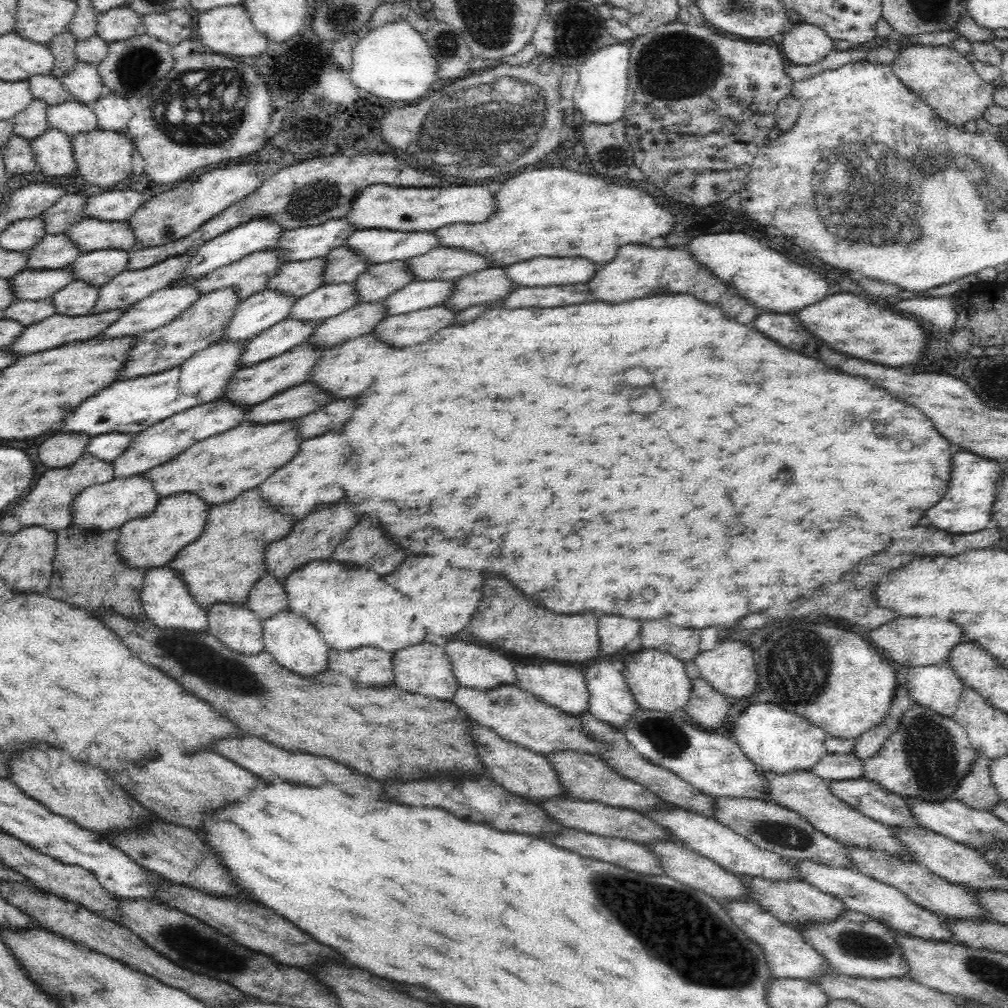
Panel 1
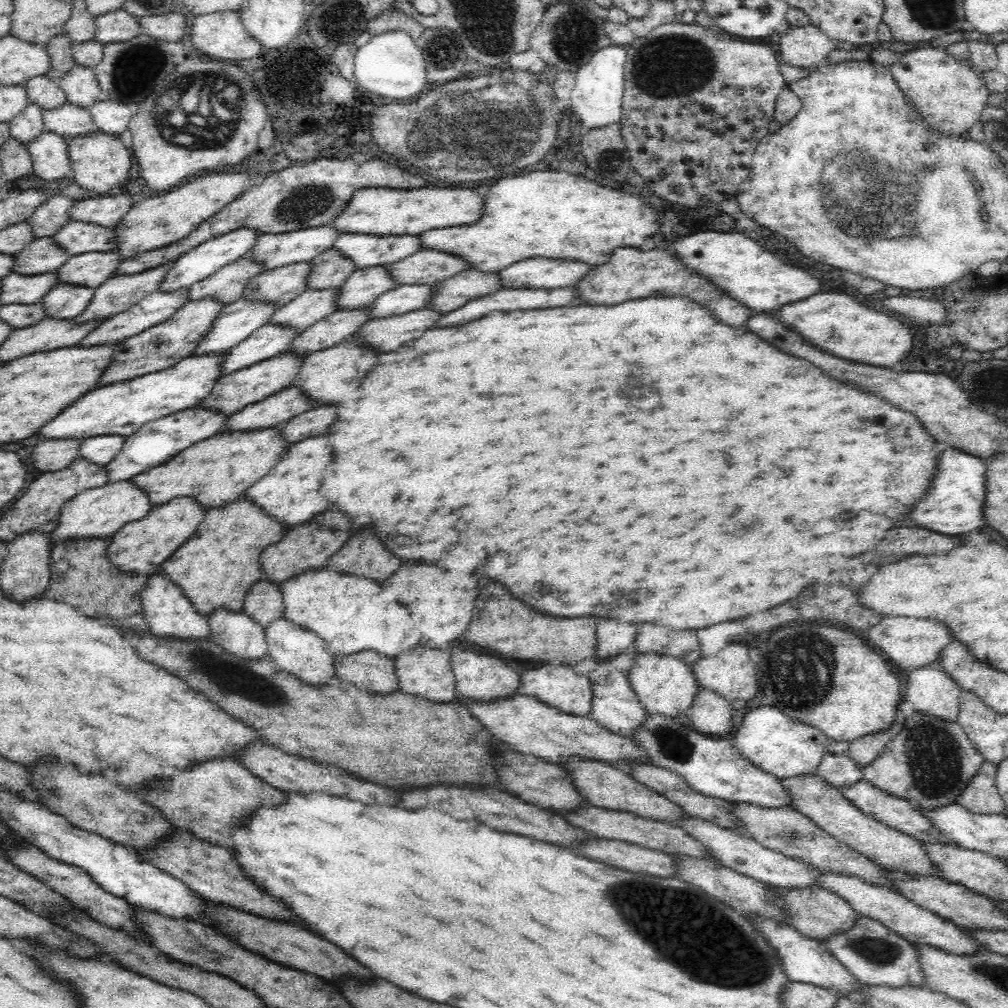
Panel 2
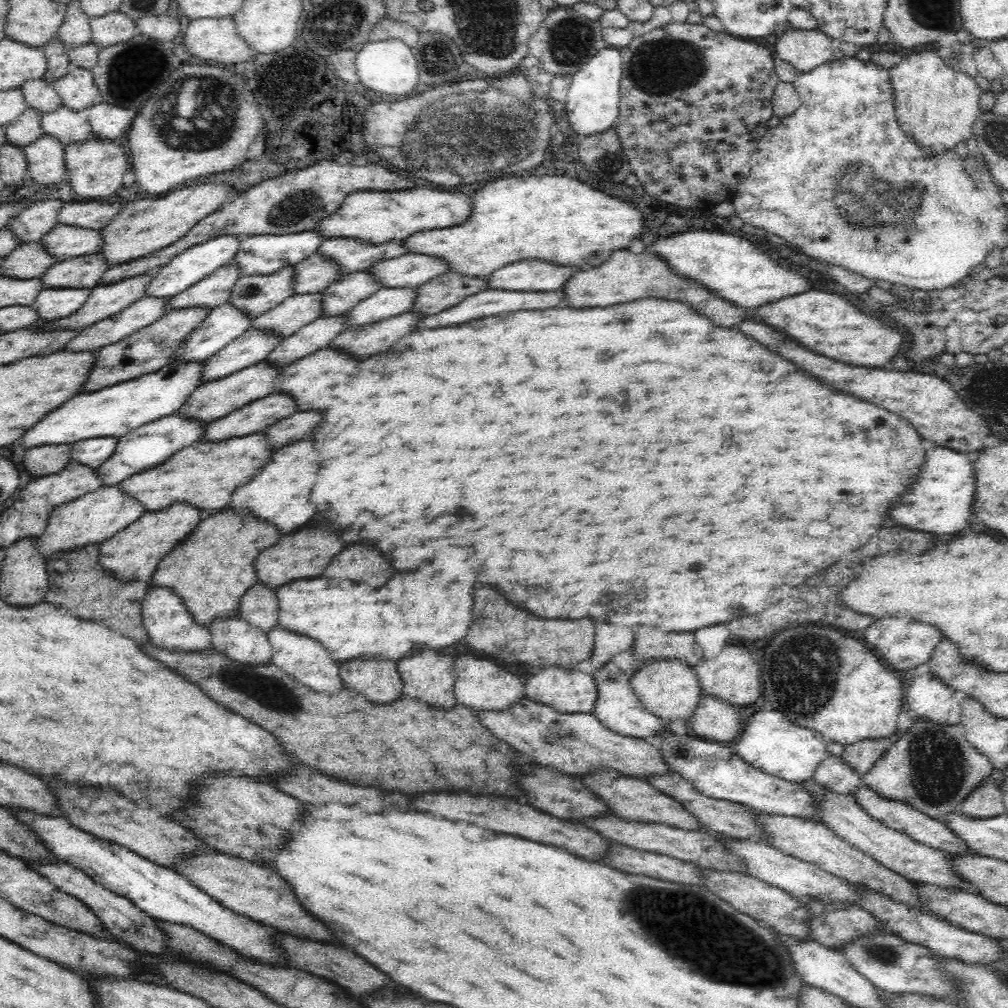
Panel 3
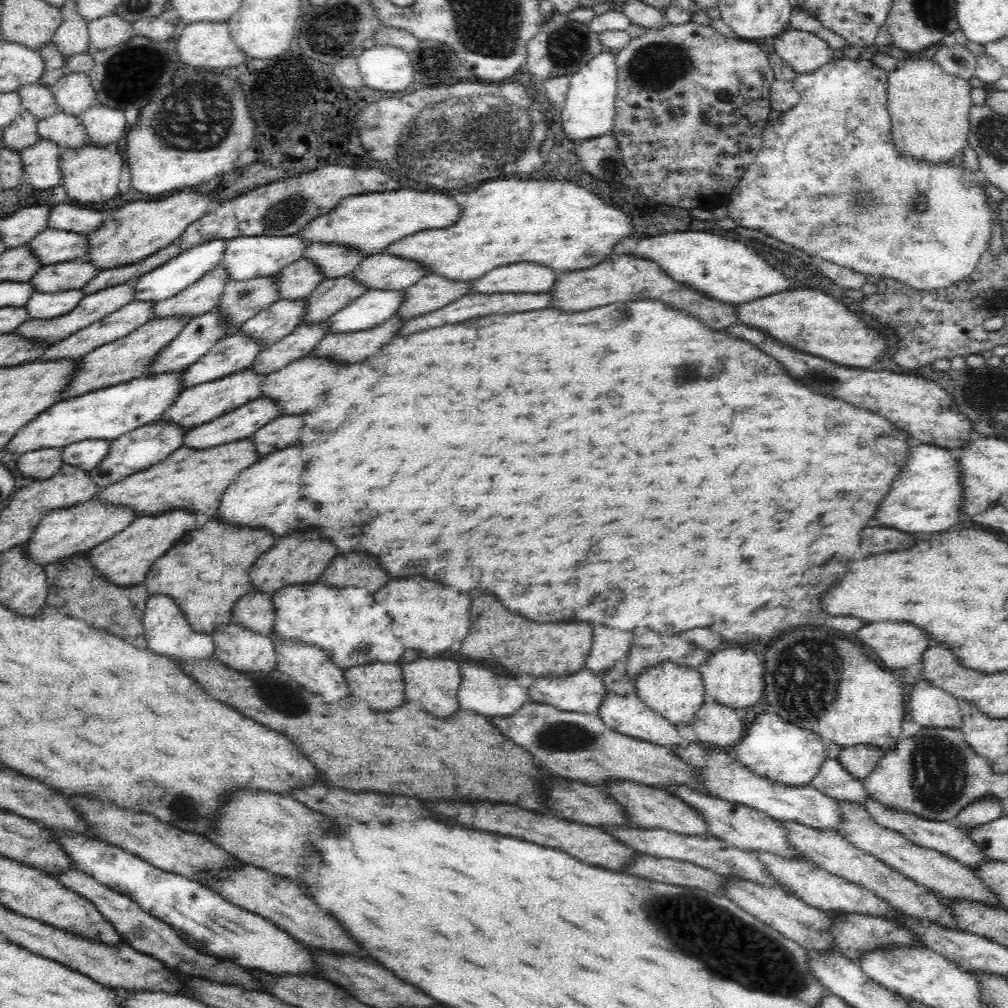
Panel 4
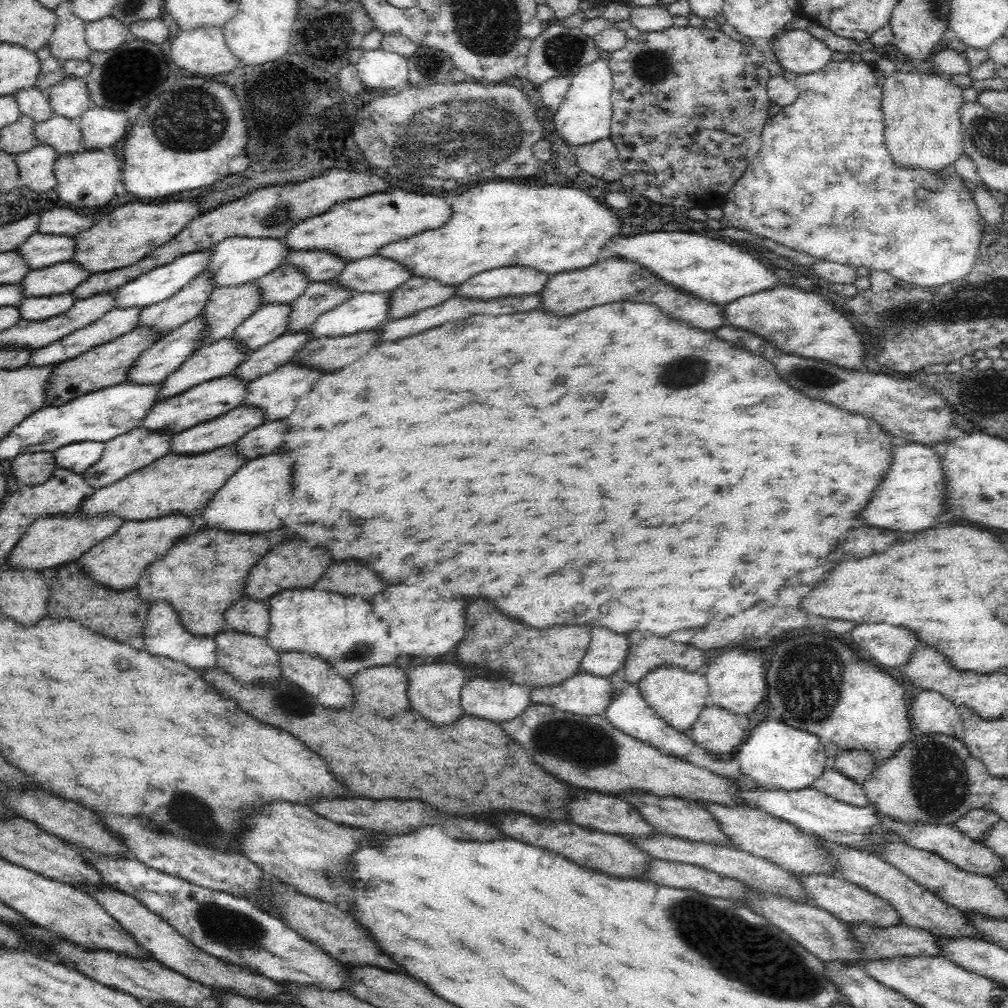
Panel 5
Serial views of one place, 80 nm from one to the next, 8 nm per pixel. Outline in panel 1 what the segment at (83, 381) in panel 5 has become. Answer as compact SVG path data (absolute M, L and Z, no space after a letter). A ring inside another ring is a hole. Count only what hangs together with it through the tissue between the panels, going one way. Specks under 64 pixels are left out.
M226 286L202 294L198 301L170 324L138 335L135 347L130 351L128 362L119 374L119 380L171 370L187 361L199 350L218 343L227 331L235 308L241 302L239 290L235 286Z

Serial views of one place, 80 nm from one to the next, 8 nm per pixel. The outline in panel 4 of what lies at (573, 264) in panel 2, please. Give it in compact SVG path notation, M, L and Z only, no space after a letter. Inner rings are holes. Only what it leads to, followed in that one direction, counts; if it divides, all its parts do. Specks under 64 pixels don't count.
M518 262L512 266L502 266L486 276L471 283L471 292L492 294L492 292L548 292L556 282L554 272L540 264L532 262Z

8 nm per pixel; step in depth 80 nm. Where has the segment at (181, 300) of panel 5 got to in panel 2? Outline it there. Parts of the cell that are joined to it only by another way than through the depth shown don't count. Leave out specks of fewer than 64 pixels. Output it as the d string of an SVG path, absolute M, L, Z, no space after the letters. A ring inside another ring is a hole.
M246 255L192 284L189 287L189 298L198 300L211 296L226 303L240 300L248 282L266 271L259 262Z

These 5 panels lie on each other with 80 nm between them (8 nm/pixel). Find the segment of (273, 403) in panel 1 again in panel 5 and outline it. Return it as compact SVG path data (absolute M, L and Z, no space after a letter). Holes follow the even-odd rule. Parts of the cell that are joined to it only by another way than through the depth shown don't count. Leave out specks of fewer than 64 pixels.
M243 404L173 436L171 452L202 454L222 446L234 445L236 440L266 422L259 406Z

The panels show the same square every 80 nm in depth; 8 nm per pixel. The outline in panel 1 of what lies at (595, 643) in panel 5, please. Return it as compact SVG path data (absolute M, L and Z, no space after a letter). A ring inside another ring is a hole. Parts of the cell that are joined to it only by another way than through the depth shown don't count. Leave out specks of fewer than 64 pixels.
M604 616L598 622L598 630L600 630L600 648L602 654L615 654L621 648L640 635L640 622L638 620L628 620L622 616Z

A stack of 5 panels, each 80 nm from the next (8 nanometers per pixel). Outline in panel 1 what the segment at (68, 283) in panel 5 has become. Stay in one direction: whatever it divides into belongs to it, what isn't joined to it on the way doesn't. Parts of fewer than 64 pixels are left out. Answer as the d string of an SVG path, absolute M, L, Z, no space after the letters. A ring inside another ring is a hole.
M118 249L94 250L80 255L70 266L78 281L103 287L127 269L129 251Z

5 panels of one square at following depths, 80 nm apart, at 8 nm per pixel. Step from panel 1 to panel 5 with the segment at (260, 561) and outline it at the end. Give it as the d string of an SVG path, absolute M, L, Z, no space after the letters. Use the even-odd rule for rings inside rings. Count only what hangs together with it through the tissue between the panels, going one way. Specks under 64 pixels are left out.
M202 528L186 536L184 540L176 542L174 548L168 550L168 554L164 554L144 572L136 586L140 598L148 602L168 600L174 606L174 610L180 614L185 630L200 636L214 637L227 627L225 618L228 610L245 595L244 582L248 572L252 570L256 560L264 558L266 552L272 548L266 538L248 538L248 536L256 536L256 534L230 534L216 528Z

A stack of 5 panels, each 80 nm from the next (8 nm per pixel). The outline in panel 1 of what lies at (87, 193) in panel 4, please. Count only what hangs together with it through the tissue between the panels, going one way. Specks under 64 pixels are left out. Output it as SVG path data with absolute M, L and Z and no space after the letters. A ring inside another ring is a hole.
M97 127L94 130L75 134L71 142L77 162L76 169L90 184L107 187L128 178L130 174L139 170L134 140L127 138L125 130L112 132Z

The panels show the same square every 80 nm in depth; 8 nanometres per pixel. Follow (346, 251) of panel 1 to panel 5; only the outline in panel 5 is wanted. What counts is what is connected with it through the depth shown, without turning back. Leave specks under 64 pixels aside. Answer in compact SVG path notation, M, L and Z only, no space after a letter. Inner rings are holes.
M291 264L280 265L255 283L263 292L263 302L268 303L292 303L312 284L299 266Z

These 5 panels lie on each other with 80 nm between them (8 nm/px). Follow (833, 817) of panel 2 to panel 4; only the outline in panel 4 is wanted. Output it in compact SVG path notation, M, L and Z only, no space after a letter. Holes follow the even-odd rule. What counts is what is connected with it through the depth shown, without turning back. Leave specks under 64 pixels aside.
M836 800L840 807L840 822L837 829L852 846L871 854L886 866L892 867L900 874L911 878L920 886L925 886L937 897L949 898L950 900L977 900L994 908L1001 908L1000 902L996 901L994 893L990 891L982 879L976 877L969 867L962 866L959 862L938 852L918 846L910 842L904 835L879 826L872 820L870 813L864 808L864 804L851 800Z

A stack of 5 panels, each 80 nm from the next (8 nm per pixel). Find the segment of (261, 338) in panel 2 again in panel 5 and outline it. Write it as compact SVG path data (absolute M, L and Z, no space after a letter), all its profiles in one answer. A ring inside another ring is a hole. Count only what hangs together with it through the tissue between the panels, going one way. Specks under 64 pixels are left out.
M233 337L202 347L164 380L159 397L176 396L201 382L232 375L251 352Z

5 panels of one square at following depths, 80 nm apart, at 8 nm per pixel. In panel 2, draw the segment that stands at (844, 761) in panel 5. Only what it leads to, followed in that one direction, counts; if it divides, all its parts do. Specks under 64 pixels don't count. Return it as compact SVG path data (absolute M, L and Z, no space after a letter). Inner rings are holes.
M902 698L901 702L898 702L896 716L892 718L892 724L888 728L874 732L874 734L861 736L850 743L846 755L852 760L856 760L857 765L861 769L870 764L872 760L876 760L884 752L886 743L892 740L896 734L900 734L904 722L906 722L906 718L904 718L904 706L901 706L903 702L904 698Z

